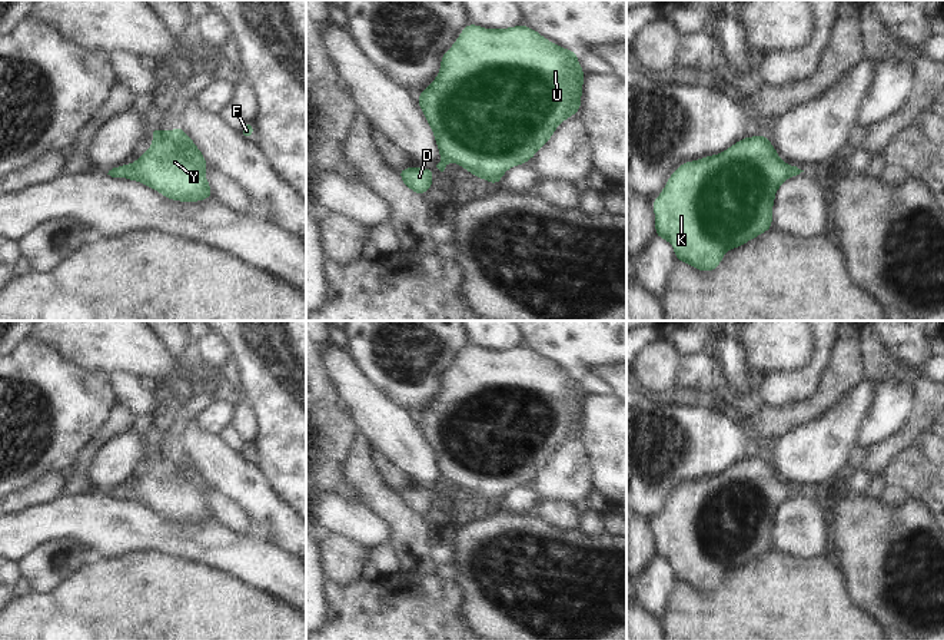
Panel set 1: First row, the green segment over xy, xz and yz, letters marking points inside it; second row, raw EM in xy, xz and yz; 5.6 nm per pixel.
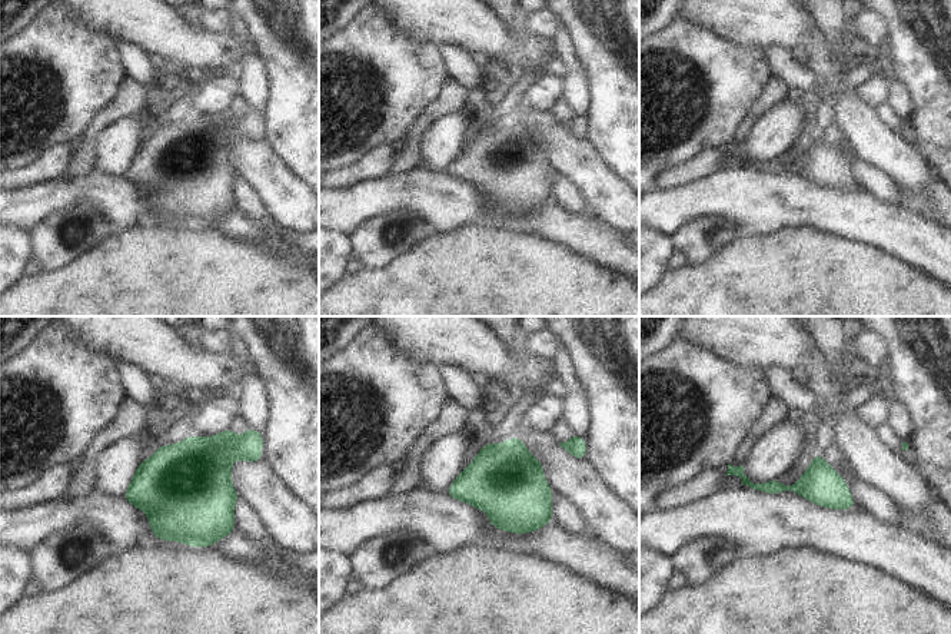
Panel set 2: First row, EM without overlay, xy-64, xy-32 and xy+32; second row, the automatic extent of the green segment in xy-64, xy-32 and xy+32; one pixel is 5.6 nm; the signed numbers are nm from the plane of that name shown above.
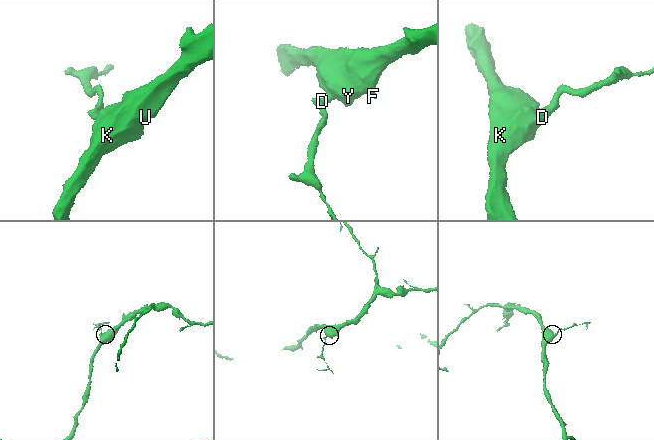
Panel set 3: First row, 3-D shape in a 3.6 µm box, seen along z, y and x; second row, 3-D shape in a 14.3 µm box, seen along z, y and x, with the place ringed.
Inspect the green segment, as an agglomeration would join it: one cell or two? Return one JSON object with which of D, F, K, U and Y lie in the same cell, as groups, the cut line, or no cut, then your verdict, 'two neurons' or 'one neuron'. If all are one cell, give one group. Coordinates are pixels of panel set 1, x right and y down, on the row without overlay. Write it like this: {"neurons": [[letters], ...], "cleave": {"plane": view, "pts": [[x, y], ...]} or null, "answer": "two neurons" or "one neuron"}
{"neurons": [["D", "F", "K", "U", "Y"]], "cleave": null, "answer": "one neuron"}

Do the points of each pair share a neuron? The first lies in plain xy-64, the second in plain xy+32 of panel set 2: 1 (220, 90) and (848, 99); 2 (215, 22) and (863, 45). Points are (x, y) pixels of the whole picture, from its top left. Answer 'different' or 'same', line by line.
1: different
2: same

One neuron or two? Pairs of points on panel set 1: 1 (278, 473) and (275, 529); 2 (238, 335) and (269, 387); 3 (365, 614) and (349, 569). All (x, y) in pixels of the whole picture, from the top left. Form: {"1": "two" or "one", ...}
{"1": "two", "2": "one", "3": "two"}

